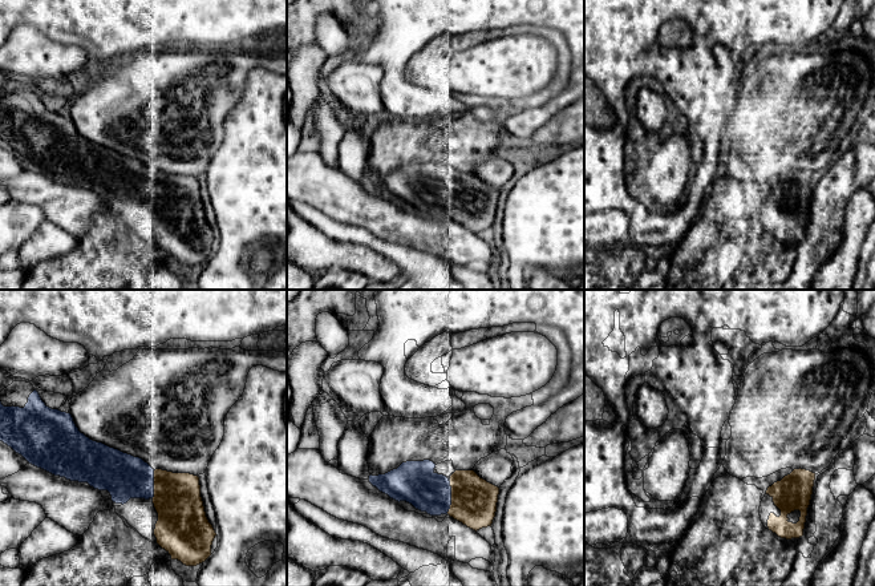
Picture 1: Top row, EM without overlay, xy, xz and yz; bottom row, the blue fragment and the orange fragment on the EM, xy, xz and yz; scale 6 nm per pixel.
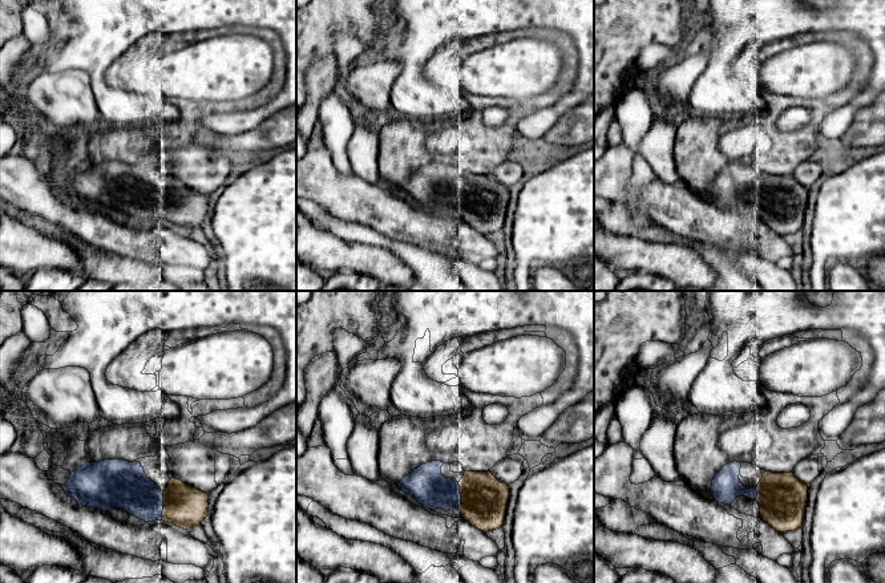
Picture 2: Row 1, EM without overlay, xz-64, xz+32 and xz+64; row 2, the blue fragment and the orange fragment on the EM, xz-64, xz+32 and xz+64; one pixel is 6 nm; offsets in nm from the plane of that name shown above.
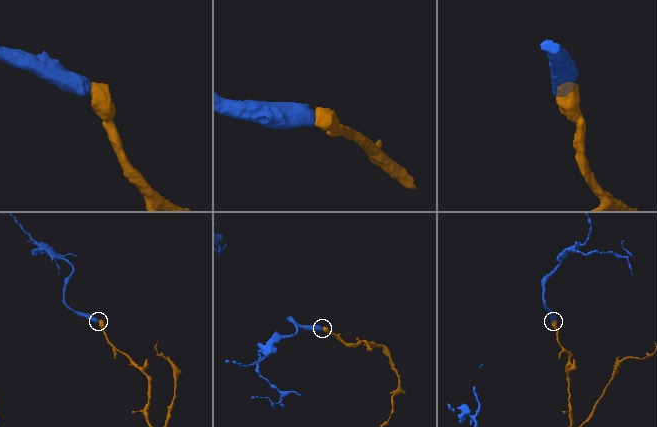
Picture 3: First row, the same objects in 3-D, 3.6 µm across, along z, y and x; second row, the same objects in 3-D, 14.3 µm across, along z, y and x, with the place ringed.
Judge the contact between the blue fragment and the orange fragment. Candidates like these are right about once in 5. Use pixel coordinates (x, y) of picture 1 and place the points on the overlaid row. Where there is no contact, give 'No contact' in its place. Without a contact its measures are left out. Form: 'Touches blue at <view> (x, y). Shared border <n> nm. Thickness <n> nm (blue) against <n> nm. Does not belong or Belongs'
Touches blue at xz (450, 497). Shared border 200 nm. Thickness 260 nm (blue) against 280 nm. Belongs

